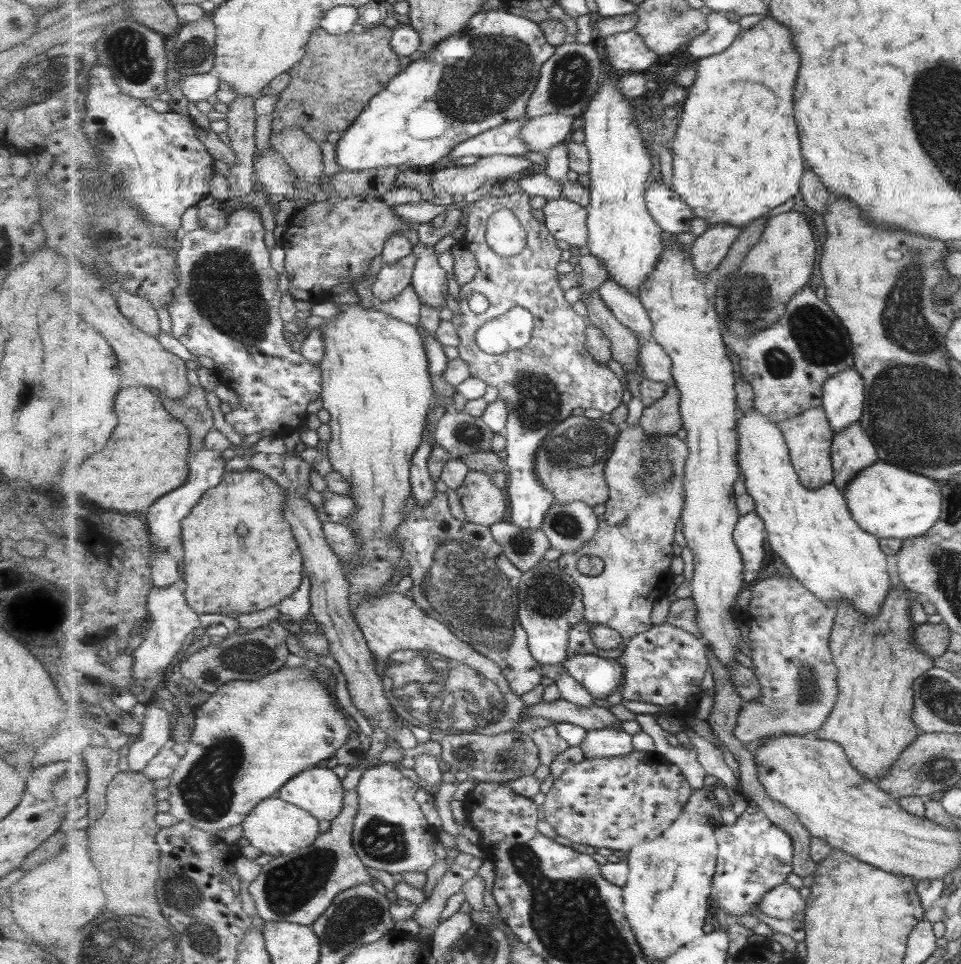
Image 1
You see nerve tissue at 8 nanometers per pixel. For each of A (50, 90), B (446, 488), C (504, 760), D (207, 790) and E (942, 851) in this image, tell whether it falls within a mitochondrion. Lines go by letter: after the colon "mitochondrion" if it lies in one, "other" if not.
A: other
B: other
C: other
D: mitochondrion
E: other

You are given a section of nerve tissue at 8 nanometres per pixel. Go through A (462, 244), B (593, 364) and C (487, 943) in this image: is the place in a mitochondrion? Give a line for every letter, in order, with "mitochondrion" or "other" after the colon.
A: other
B: other
C: other

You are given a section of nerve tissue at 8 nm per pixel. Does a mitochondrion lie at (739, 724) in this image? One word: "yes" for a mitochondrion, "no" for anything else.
no

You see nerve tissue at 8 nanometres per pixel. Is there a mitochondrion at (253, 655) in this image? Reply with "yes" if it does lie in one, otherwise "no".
yes

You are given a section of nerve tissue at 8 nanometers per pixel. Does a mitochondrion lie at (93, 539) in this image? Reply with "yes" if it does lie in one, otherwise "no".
no

